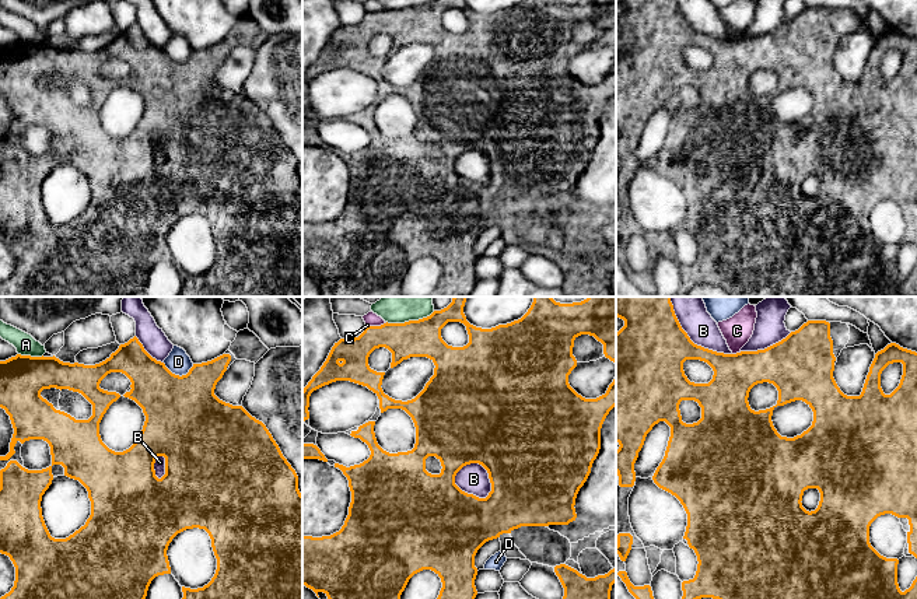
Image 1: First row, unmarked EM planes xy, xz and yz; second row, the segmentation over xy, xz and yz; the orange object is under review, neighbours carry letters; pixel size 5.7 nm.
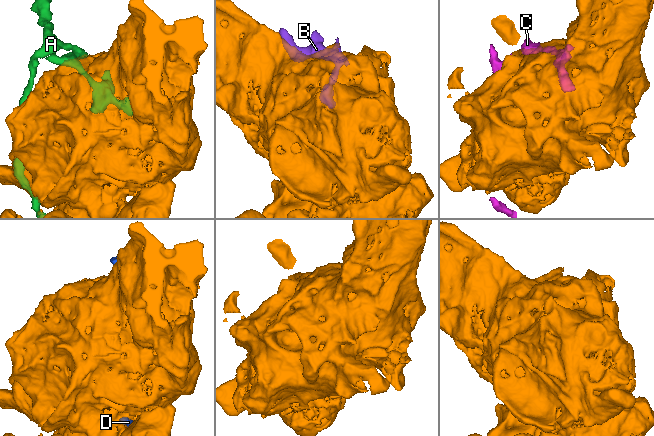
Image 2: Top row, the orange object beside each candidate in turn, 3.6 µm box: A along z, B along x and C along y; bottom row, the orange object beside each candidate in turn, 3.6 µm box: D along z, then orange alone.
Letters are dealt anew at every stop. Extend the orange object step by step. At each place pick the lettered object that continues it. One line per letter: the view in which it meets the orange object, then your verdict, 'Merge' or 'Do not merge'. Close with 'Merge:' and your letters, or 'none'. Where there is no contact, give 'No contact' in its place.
A: Touches orange in xz. Do not merge
B: Touches orange in xz. Do not merge
C: Touches orange in xz. Do not merge
D: Touches orange in xy. Do not merge
Merge: none

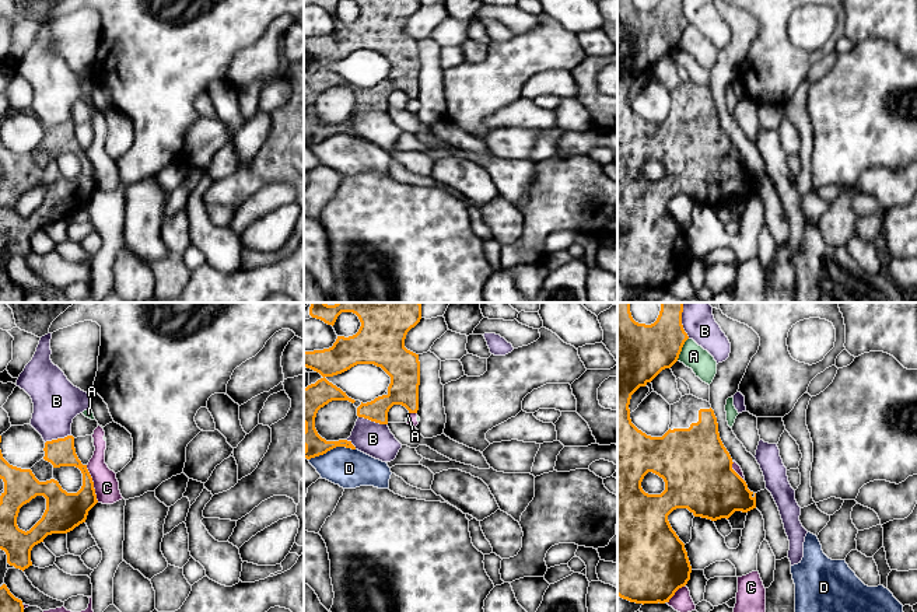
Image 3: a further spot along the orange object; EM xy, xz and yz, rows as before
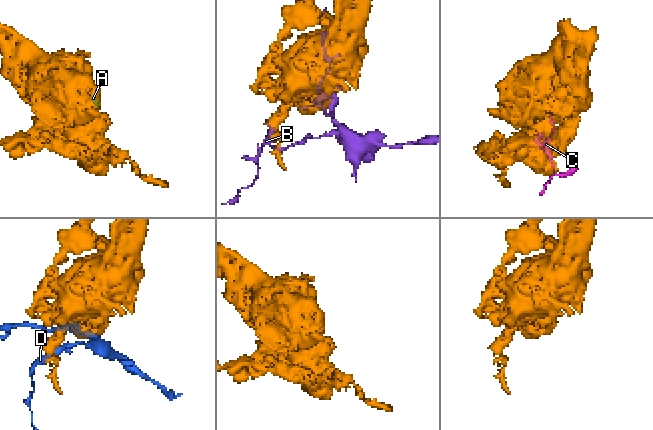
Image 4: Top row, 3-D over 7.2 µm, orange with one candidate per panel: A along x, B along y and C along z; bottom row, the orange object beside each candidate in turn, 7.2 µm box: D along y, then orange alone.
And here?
A: Touches orange in yz. Do not merge
B: Touches orange in xz. Do not merge
C: Touches orange in xy. Do not merge
D: Touches orange in xz. Do not merge
Merge: none

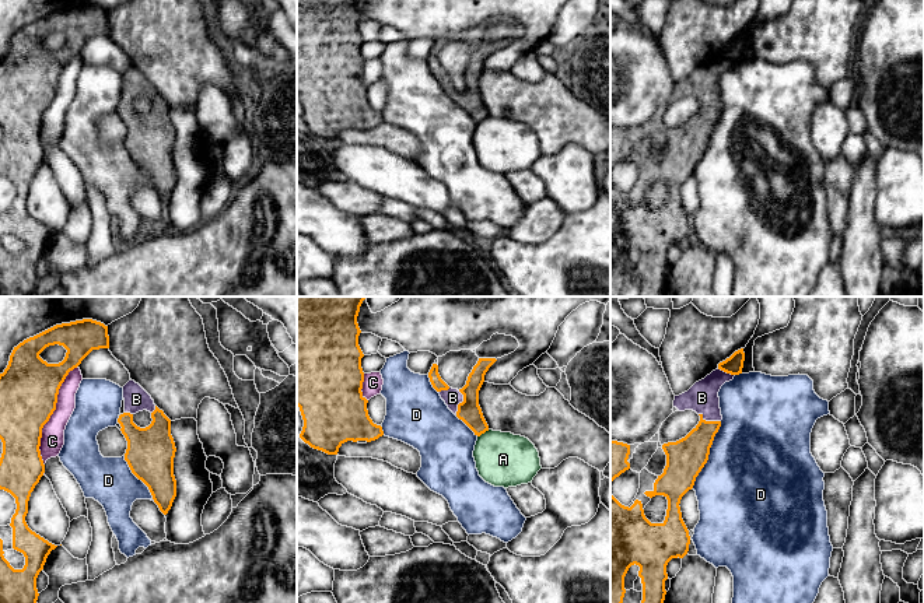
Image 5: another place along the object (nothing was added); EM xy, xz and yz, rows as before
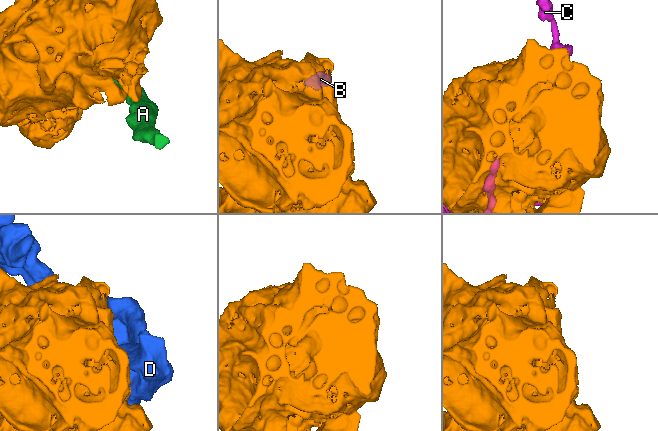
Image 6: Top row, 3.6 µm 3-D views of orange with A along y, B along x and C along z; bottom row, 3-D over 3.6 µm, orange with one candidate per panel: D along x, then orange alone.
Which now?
A: Touches orange in xz. Do not merge
B: Touches orange in xz. Merge
C: Touches orange in xy. Do not merge
D: Touches orange in yz. Do not merge
Merge: B

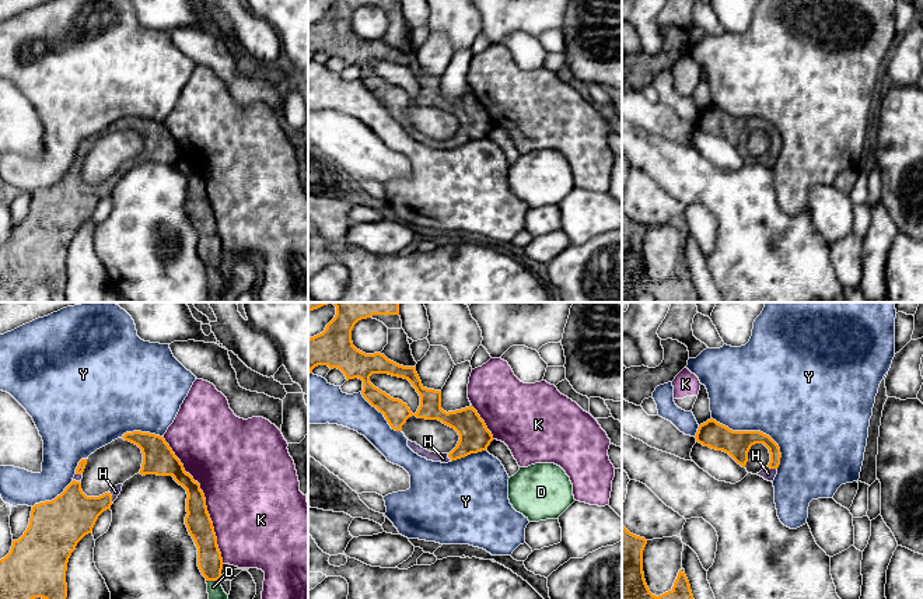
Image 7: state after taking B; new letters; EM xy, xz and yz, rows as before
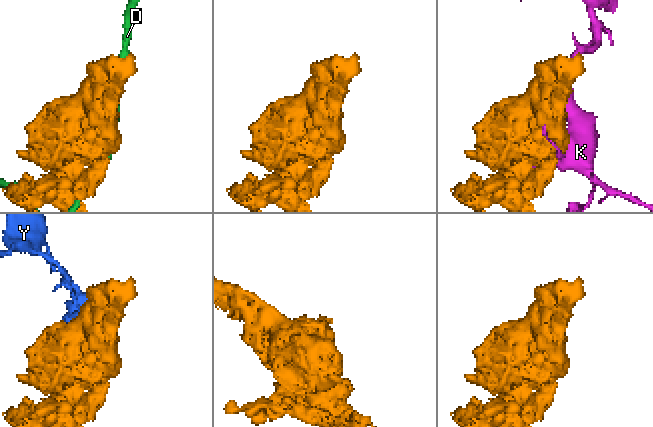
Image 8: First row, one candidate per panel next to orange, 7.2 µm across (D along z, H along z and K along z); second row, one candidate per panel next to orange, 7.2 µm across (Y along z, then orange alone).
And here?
D: Touches orange in xy. Do not merge
H: Touches orange in xy. Merge
K: Touches orange in xy. Do not merge
Y: Touches orange in yz. Do not merge
Merge: H

